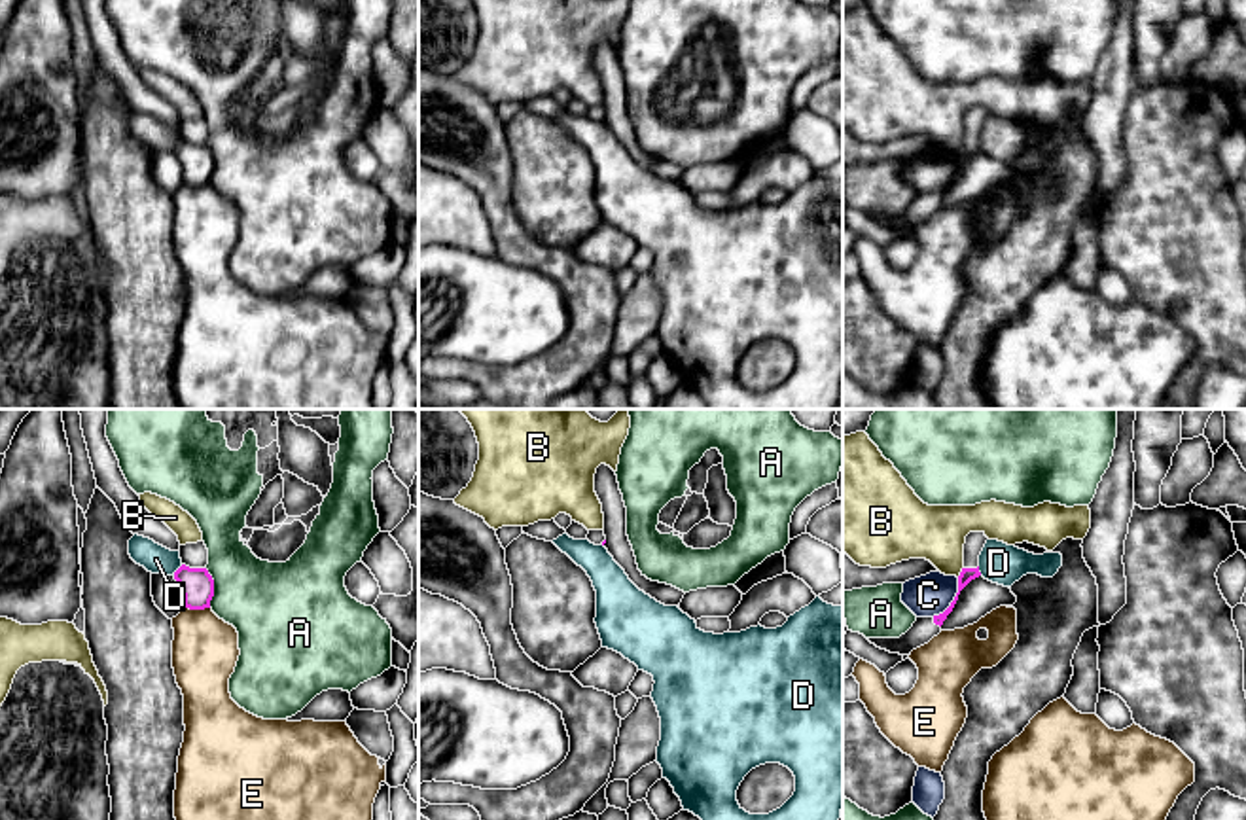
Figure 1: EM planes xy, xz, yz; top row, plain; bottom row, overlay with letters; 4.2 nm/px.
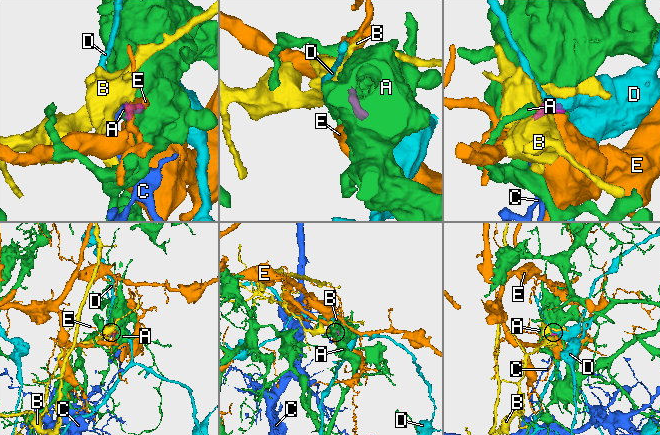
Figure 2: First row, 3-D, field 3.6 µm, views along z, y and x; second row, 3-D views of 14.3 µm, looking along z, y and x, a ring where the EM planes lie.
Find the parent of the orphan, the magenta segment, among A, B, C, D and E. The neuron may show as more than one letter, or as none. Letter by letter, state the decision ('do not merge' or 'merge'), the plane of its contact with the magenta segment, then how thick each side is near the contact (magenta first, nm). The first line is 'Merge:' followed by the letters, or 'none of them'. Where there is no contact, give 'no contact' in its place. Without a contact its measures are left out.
Merge: none of them
A: do not merge; contact in xy; calibres 140 and 360 nm
B: do not merge; contact in yz; calibres 60 and 240 nm
C: do not merge; contact in yz; calibres 60 and 180 nm
D: do not merge; contact in xy; calibres 140 and 120 nm
E: do not merge; contact in xy; calibres 140 and 280 nm

